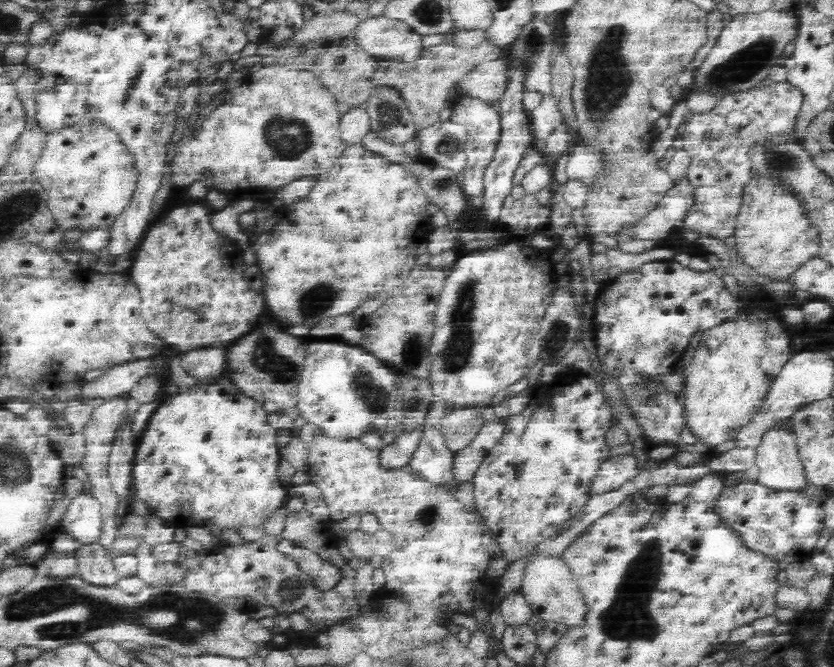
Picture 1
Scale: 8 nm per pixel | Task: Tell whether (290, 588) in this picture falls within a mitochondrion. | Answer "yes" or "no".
yes

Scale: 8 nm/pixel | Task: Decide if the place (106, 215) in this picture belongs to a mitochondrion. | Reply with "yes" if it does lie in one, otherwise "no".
no

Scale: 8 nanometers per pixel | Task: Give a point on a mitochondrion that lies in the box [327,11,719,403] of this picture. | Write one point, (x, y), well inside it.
(607, 82)

